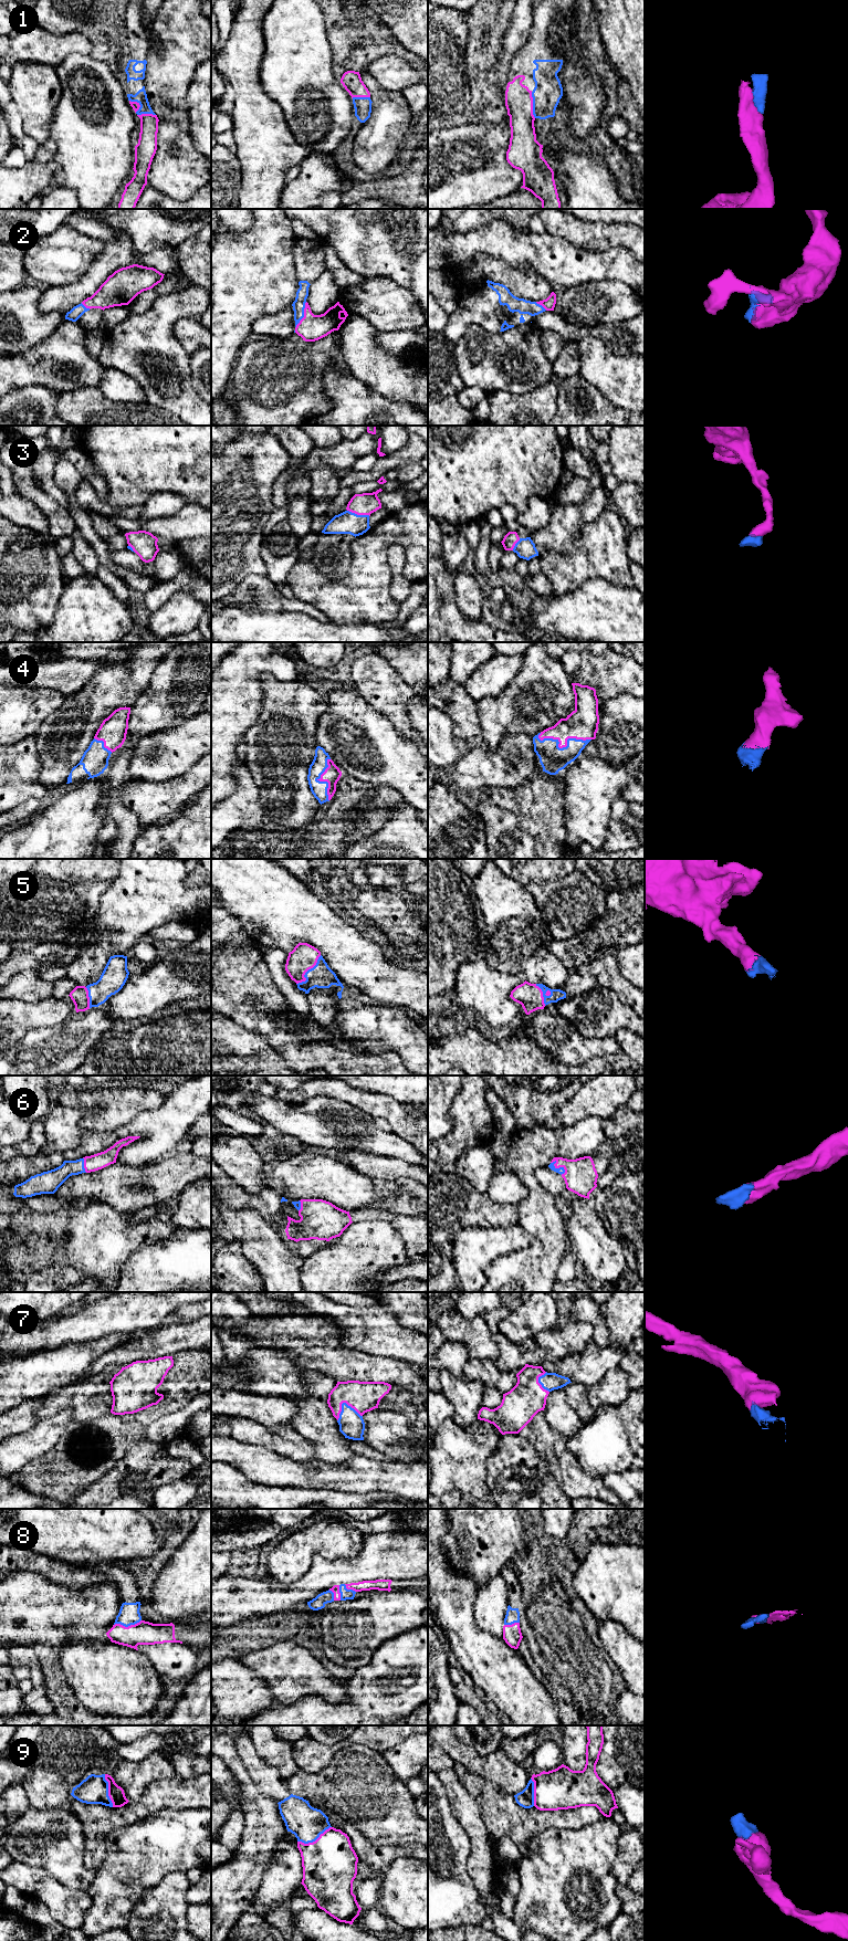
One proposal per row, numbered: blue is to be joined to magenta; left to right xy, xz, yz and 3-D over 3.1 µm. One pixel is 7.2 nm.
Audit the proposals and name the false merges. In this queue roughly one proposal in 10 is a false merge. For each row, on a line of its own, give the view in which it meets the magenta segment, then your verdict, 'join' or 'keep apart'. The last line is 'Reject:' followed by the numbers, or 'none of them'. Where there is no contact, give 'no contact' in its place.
1: yz | join
2: xz | join
3: xz | join
4: yz | join
5: yz | join
6: yz | join
7: xz | join
8: xy | join
9: xz | join
Reject: none of them

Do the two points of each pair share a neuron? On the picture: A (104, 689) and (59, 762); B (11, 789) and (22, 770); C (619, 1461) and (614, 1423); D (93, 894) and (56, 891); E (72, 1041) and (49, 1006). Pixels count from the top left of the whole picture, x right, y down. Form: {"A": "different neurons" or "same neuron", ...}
{"A": "same neuron", "B": "same neuron", "C": "same neuron", "D": "same neuron", "E": "different neurons"}

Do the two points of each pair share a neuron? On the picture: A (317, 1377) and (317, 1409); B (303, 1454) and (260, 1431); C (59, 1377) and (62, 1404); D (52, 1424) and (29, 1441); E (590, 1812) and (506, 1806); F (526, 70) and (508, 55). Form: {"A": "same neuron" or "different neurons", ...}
{"A": "same neuron", "B": "same neuron", "C": "different neurons", "D": "same neuron", "E": "same neuron", "F": "different neurons"}

